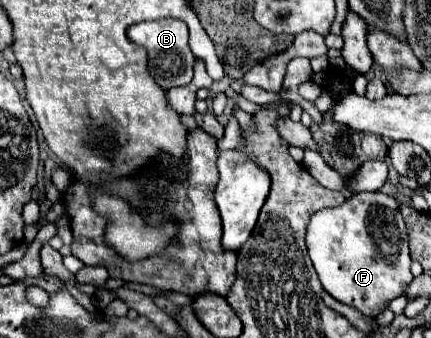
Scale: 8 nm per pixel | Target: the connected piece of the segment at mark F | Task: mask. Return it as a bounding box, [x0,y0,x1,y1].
[306,191,414,317]

